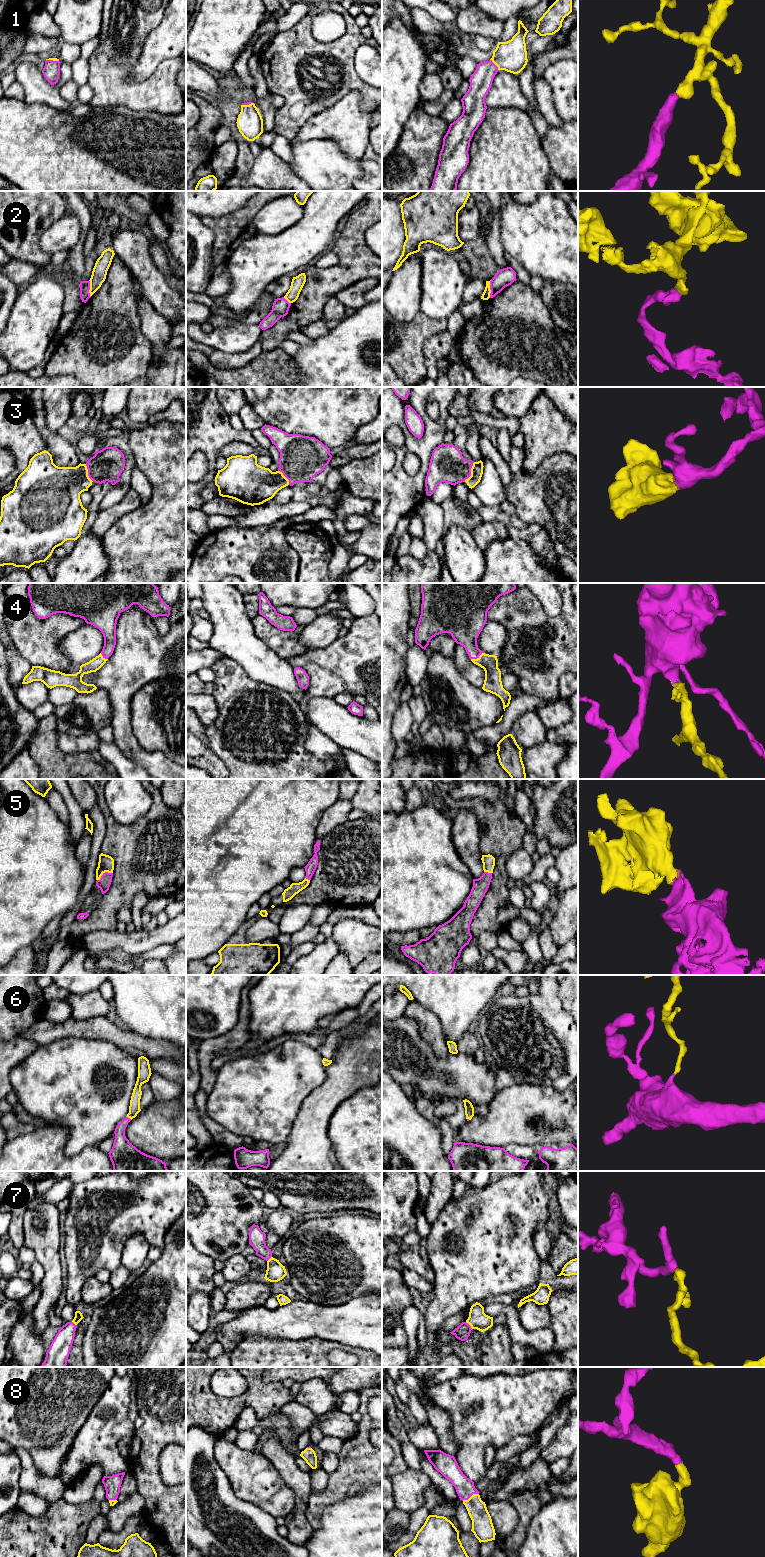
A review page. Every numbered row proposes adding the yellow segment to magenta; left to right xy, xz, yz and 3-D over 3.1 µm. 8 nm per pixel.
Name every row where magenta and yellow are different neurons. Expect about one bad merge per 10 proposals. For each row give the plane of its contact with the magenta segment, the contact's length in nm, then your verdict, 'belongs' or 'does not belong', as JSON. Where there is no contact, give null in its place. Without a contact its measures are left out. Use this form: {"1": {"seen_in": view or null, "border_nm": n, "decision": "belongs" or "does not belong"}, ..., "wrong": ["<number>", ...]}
{"1": {"seen_in": "yz", "border_nm": 120, "decision": "belongs"}, "2": {"seen_in": "yz", "border_nm": 140, "decision": "does not belong"}, "3": {"seen_in": "yz", "border_nm": 180, "decision": "belongs"}, "4": {"seen_in": "yz", "border_nm": 130, "decision": "belongs"}, "5": {"seen_in": "xy", "border_nm": 140, "decision": "belongs"}, "6": {"seen_in": "xy", "border_nm": 50, "decision": "belongs"}, "7": {"seen_in": "yz", "border_nm": 80, "decision": "belongs"}, "8": {"seen_in": "yz", "border_nm": 150, "decision": "belongs"}, "wrong": ["2"]}

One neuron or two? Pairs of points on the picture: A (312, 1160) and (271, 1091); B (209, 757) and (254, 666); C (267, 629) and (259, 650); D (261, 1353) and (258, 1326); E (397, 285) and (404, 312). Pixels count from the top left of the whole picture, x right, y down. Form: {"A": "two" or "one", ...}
{"A": "two", "B": "two", "C": "two", "D": "two", "E": "one"}

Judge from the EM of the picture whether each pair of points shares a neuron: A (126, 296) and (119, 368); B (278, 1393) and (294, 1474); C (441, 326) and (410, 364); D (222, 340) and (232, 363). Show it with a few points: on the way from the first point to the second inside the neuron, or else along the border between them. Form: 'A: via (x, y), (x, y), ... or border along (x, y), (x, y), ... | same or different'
A: via (121, 314), (121, 350) | same
B: border along (275, 1435), (291, 1454) | different
C: via (429, 328), (410, 347), (410, 352) | same
D: border along (251, 347), (239, 353), (223, 353), (214, 350) | different

